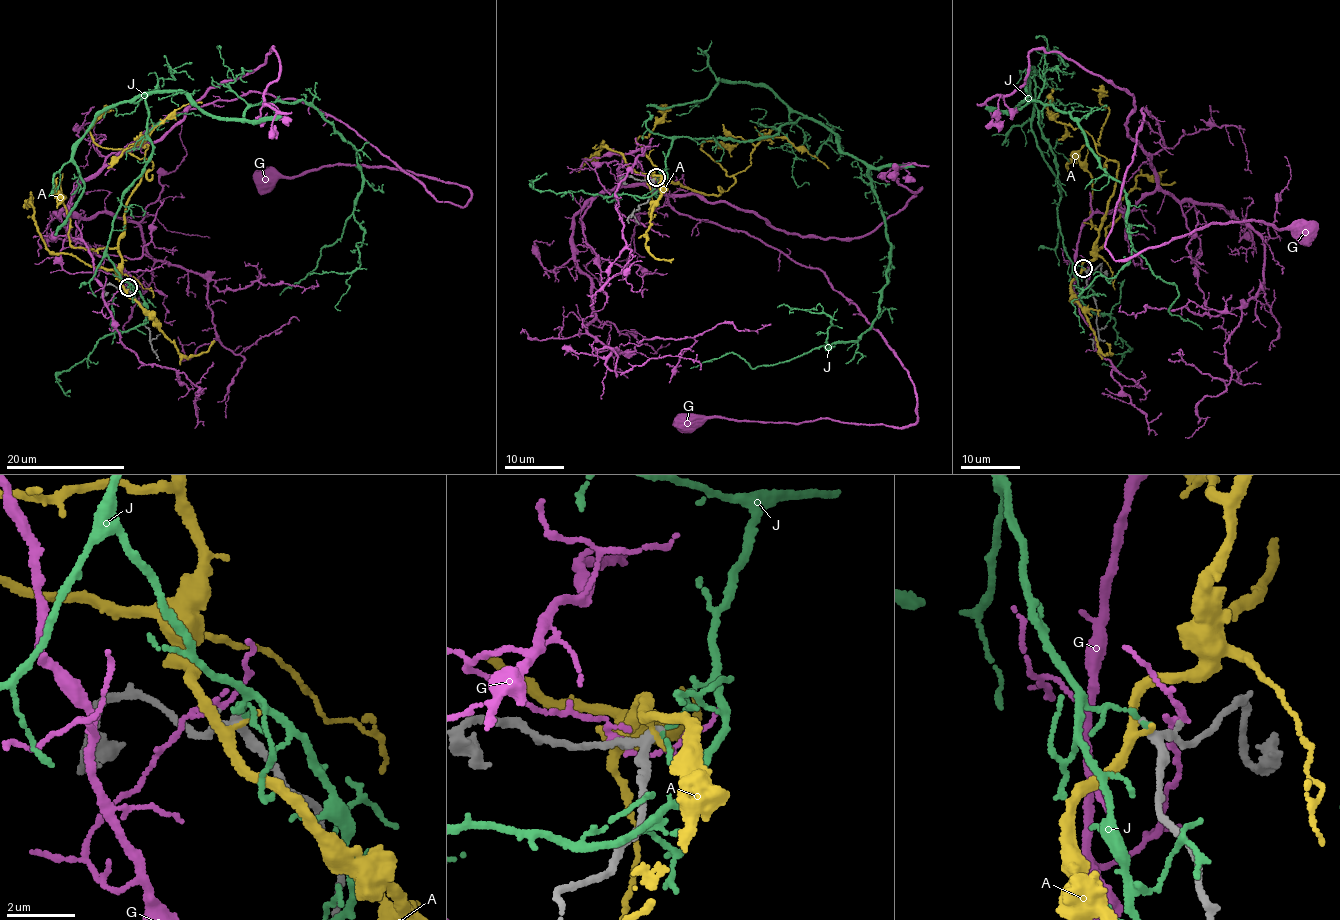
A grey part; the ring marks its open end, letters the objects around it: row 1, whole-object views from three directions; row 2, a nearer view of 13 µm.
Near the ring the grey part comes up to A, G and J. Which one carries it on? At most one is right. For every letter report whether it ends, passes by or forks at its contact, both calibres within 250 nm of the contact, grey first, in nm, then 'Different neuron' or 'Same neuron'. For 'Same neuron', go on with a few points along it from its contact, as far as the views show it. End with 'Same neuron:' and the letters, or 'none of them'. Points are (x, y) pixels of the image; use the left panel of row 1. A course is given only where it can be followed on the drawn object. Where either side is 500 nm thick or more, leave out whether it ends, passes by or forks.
A: It passes by. Thickness 260 nm (grey) against 260 nm. Different neuron
G: It forks there. Thickness 160 nm (grey) against 110 nm. Different neuron
J: It ends there. Thickness 220 nm (grey) against 130 nm. Different neuron
Same neuron: none of them

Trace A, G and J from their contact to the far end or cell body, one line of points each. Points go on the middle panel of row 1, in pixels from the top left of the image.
A: (655, 179), (654, 172), (650, 179), (666, 176), (717, 195), (735, 183), (763, 139), (781, 136), (828, 168)
G: (650, 179), (622, 167), (649, 145), (627, 153), (622, 185), (824, 271), (907, 370), (918, 417), (688, 422)
J: (656, 177), (677, 137), (748, 141), (806, 117), (868, 166), (890, 245), (860, 339), (689, 368)

